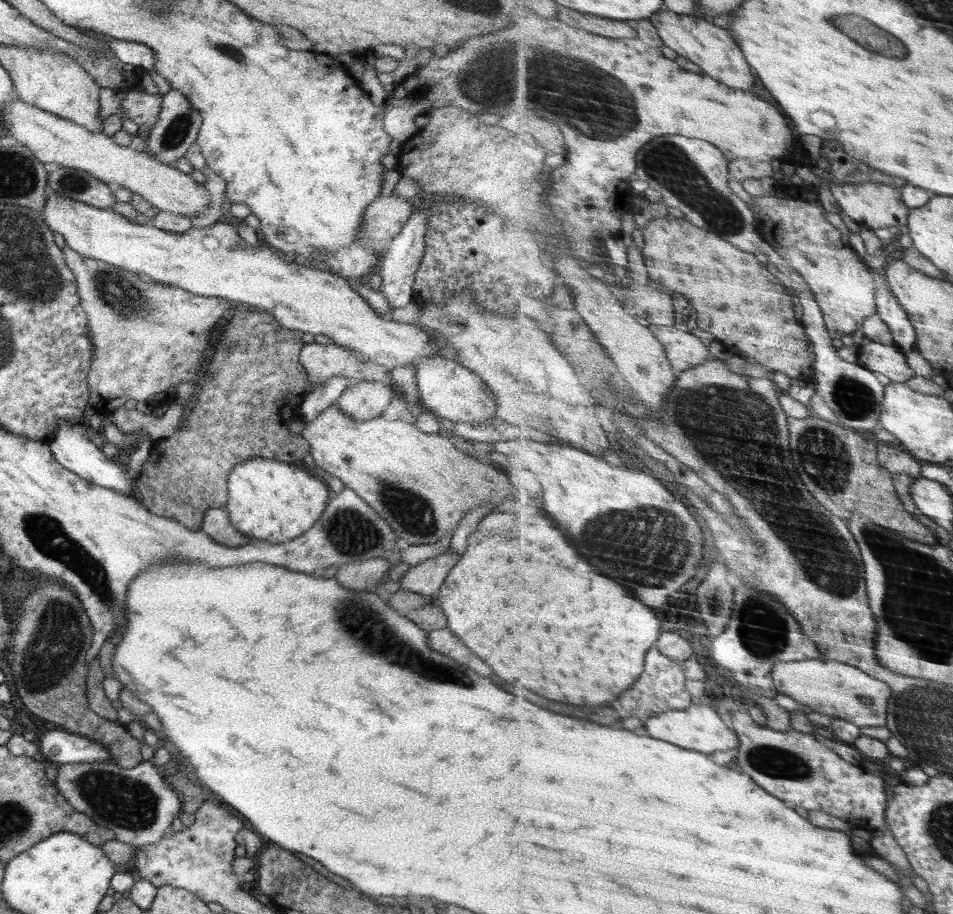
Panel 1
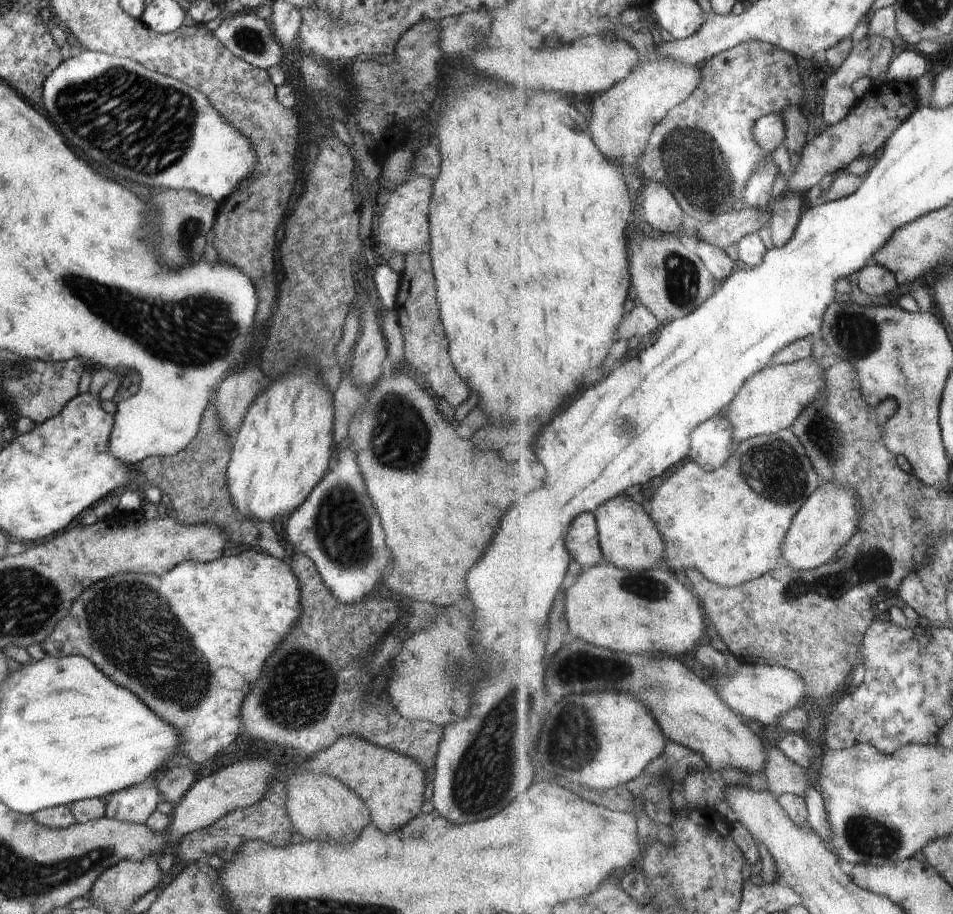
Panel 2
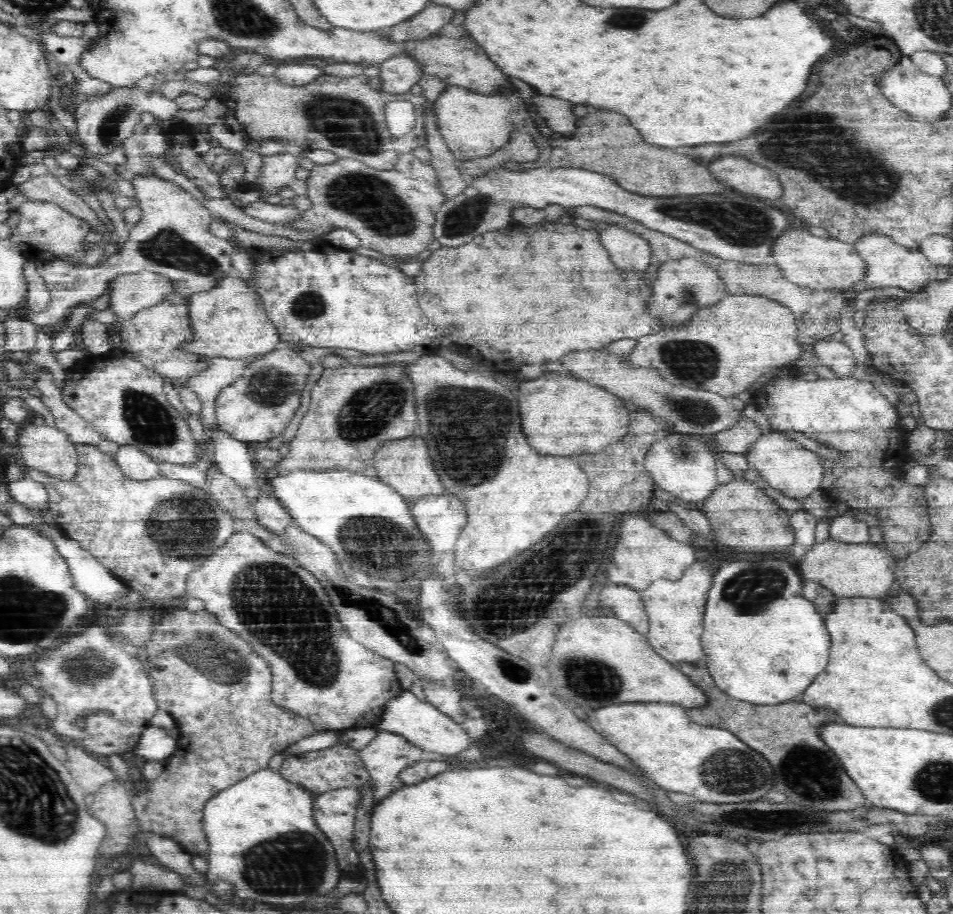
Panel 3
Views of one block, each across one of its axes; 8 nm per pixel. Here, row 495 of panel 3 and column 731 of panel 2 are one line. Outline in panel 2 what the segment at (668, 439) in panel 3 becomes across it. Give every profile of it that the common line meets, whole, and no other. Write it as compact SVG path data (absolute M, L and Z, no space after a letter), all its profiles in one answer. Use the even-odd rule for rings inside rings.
M743 664L740 668L728 674L715 672L713 674L715 688L720 696L728 702L734 712L742 714L749 721L758 721L764 726L778 726L786 714L798 709L798 704L807 697L806 682L801 675L790 668L760 664Z

